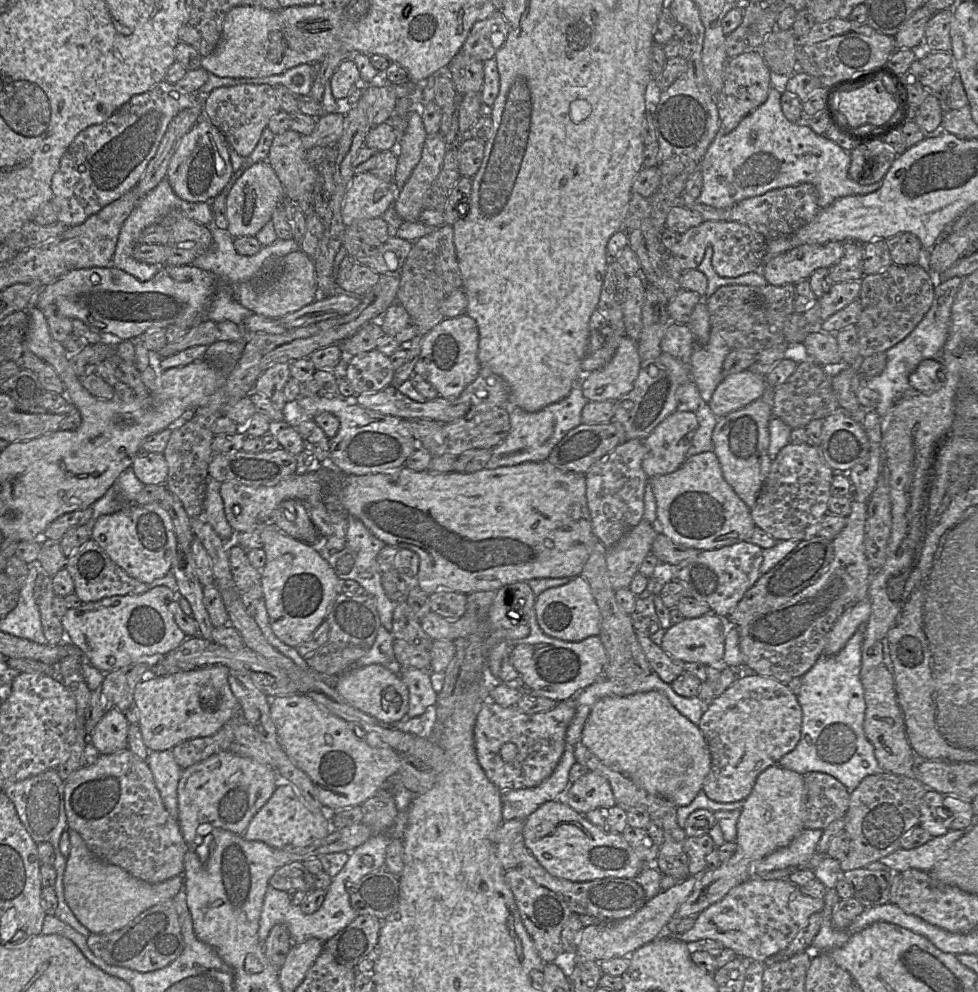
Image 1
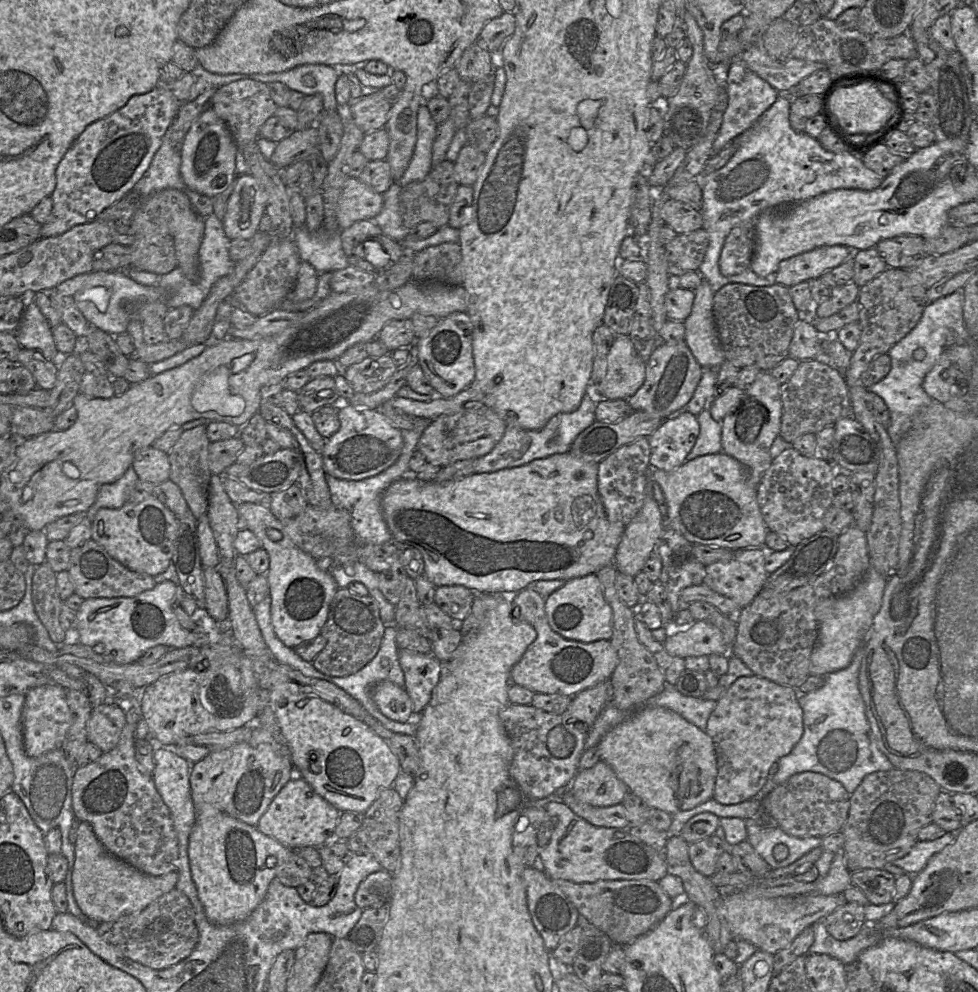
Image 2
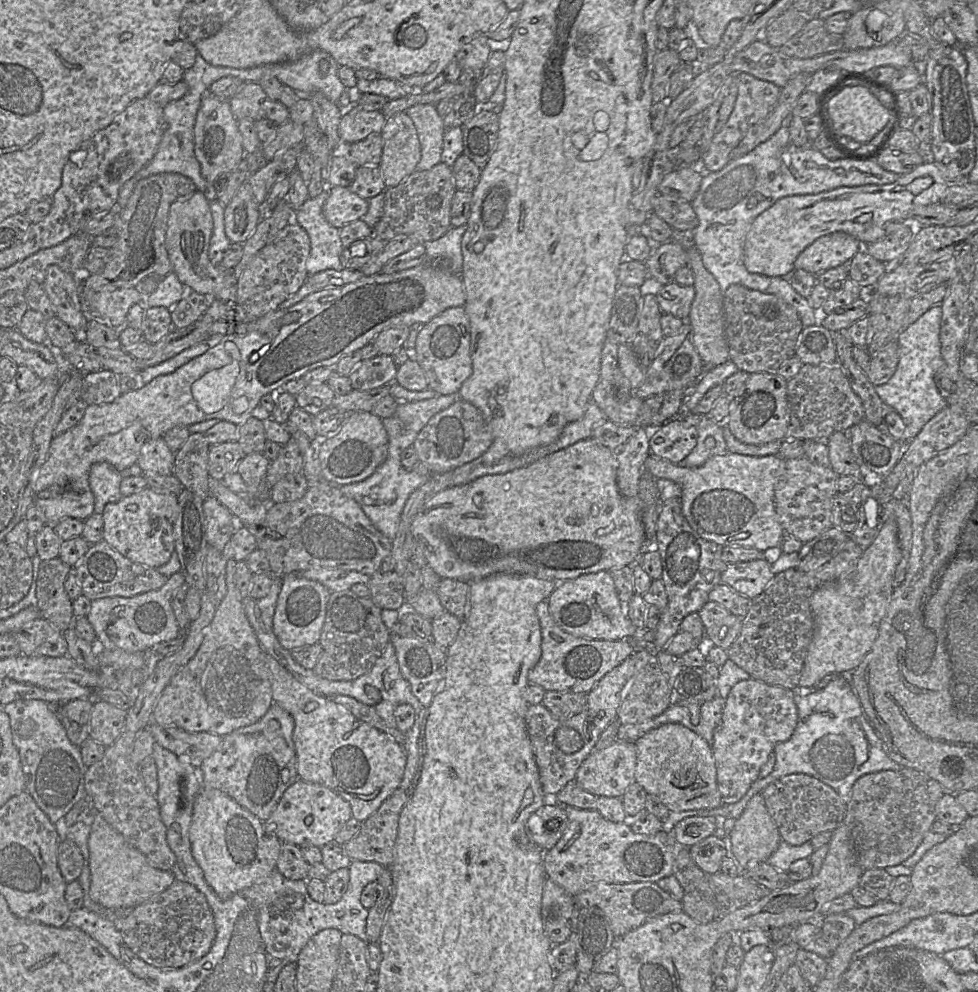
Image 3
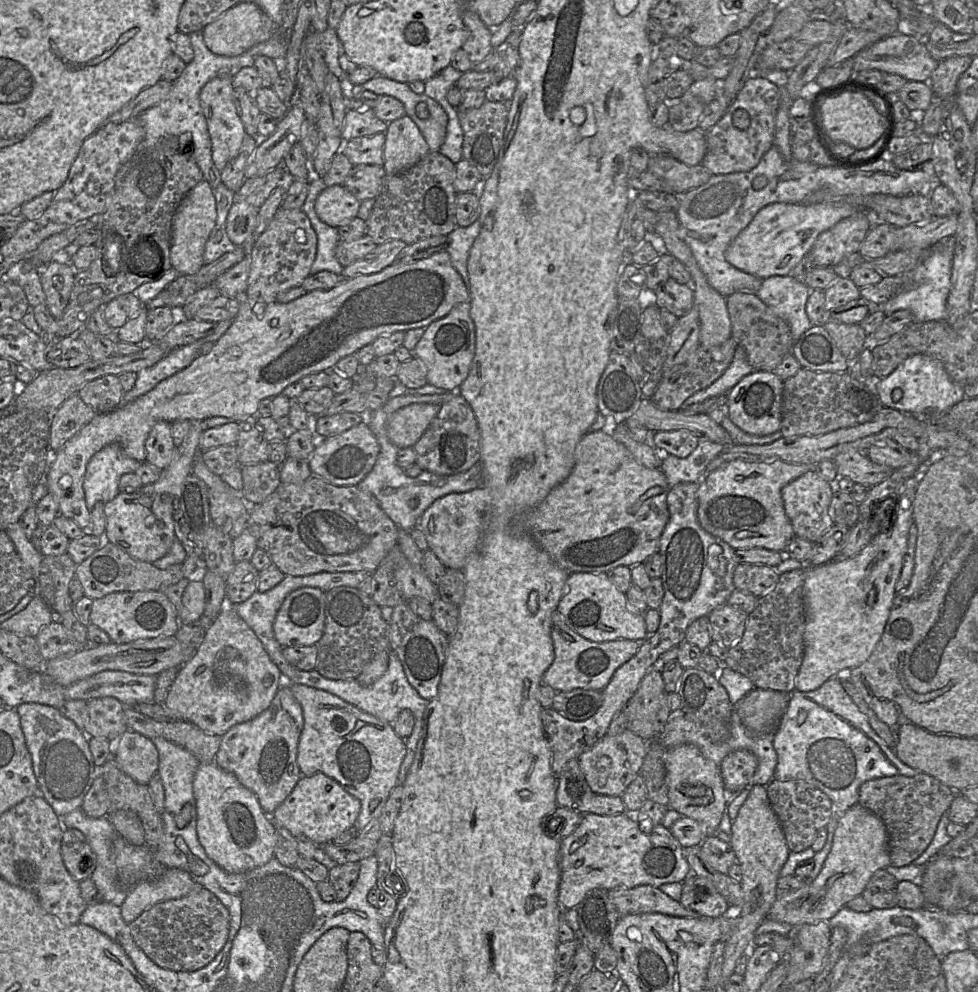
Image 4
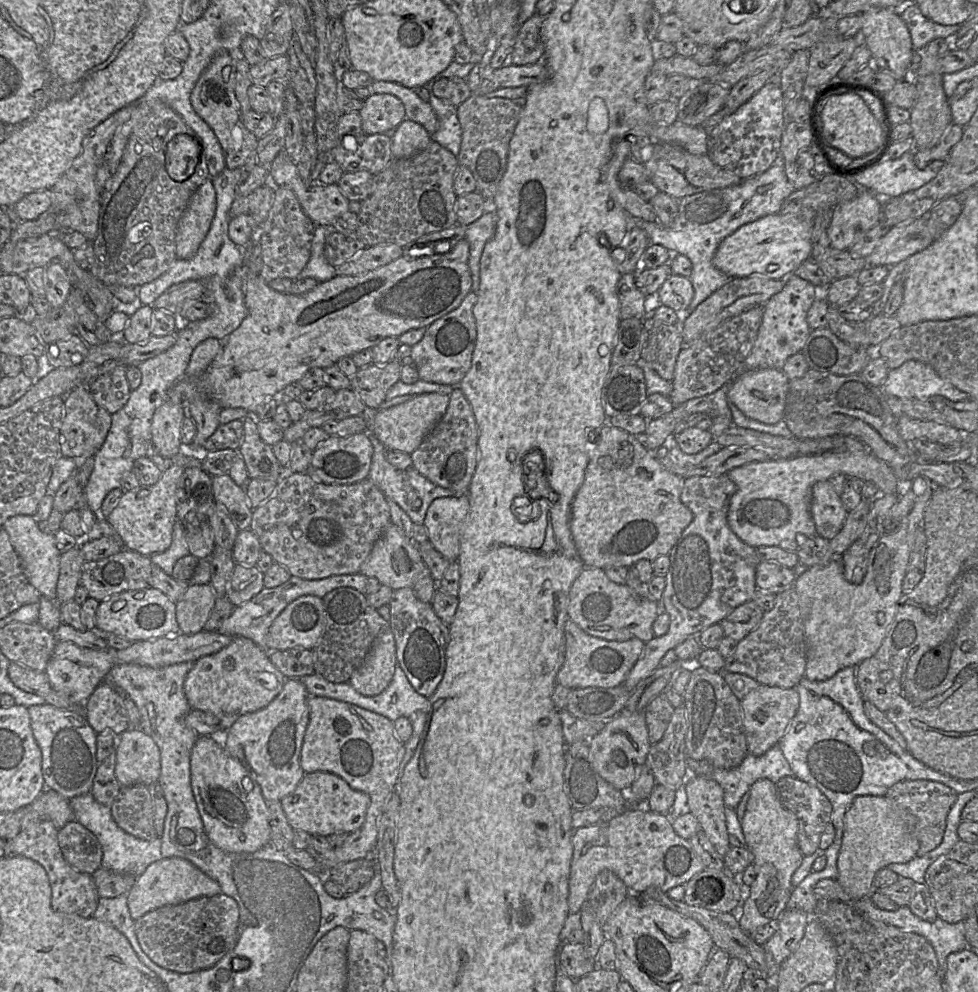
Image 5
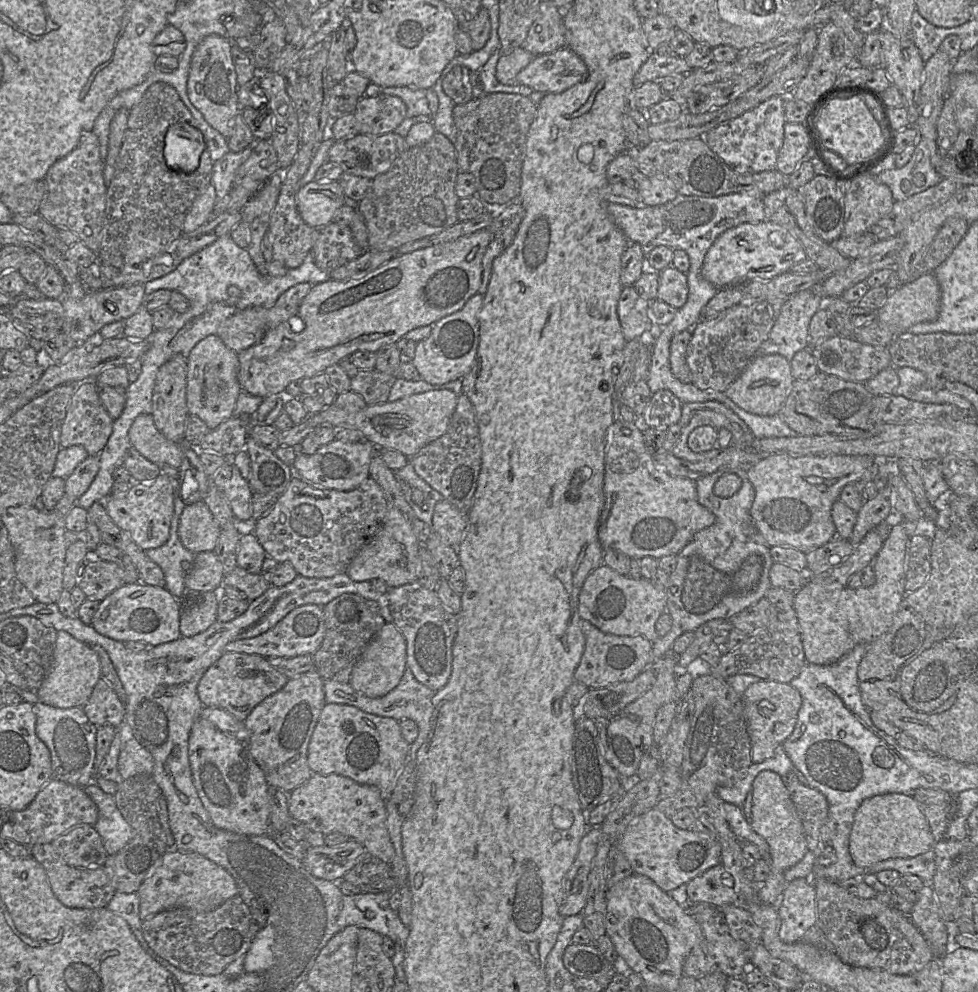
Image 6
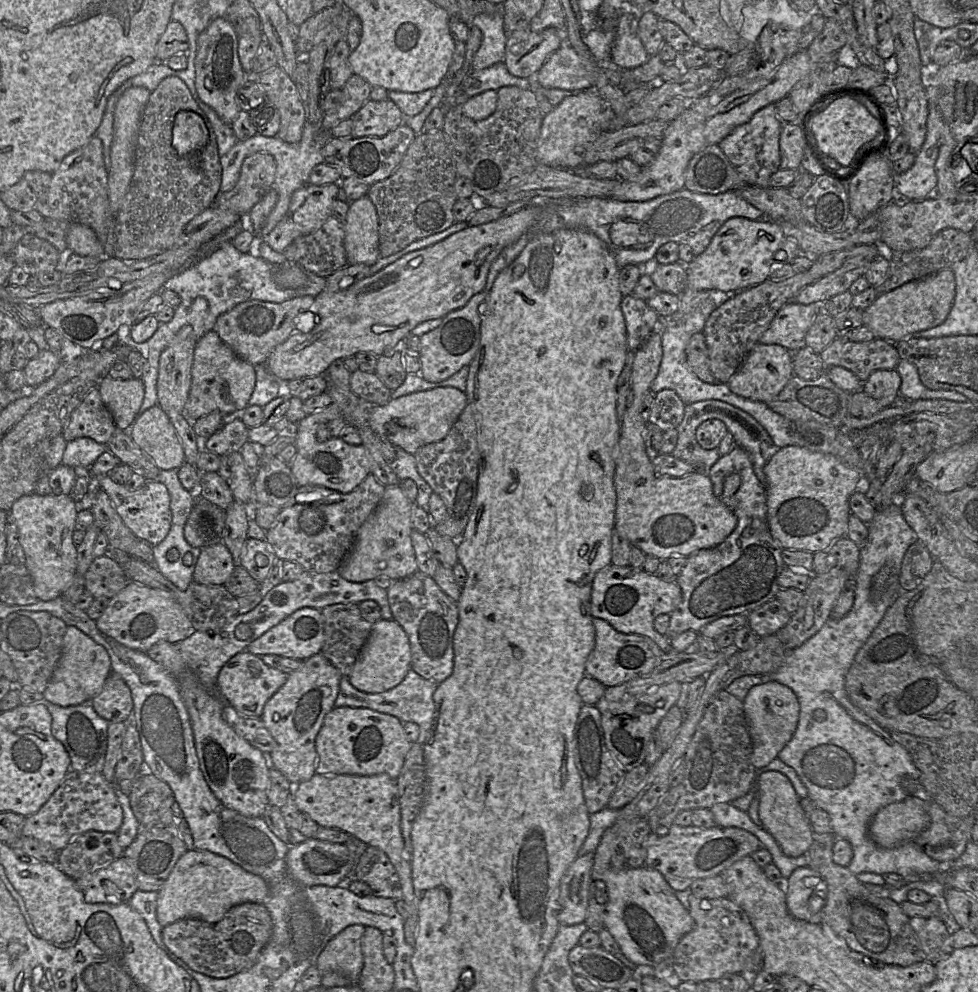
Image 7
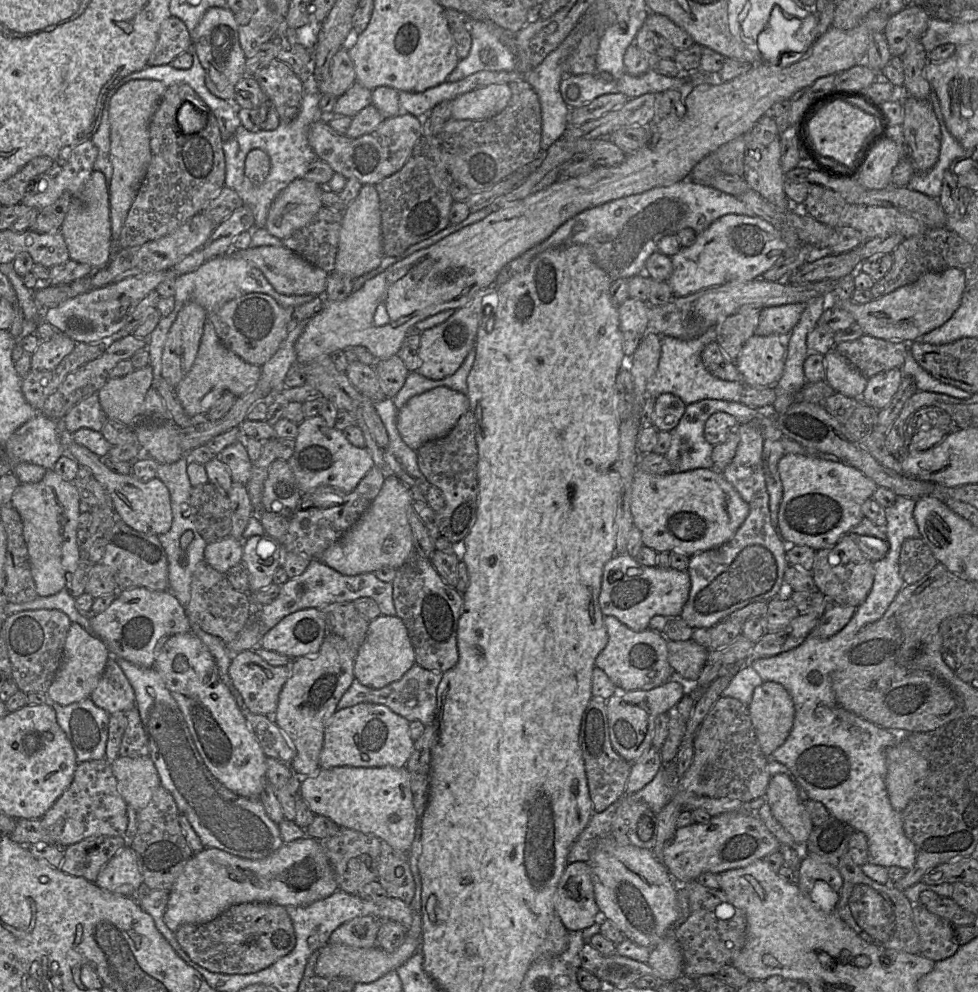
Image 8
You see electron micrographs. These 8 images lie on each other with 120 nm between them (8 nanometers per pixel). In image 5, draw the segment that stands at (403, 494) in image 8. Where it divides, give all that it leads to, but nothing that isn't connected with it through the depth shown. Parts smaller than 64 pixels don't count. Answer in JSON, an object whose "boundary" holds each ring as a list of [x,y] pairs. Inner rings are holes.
{"boundary":[[[390,523],[382,535],[375,541],[359,573],[367,578],[376,578],[381,585],[388,586],[395,591],[402,588],[411,588],[425,566],[419,553],[418,544],[405,536],[397,526]]]}

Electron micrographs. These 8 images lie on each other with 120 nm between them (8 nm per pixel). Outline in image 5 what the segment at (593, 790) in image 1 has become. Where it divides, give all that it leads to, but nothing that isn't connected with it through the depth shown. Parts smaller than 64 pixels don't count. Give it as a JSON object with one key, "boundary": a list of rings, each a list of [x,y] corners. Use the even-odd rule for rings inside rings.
{"boundary":[[[620,712],[605,722],[602,729],[588,740],[589,755],[597,773],[618,790],[628,790],[645,763],[650,749],[644,712]]]}

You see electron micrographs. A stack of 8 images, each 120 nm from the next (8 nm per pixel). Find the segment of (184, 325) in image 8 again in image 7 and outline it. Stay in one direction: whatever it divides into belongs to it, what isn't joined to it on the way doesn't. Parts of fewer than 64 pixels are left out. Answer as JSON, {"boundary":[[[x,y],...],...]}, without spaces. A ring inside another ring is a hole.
{"boundary":[[[185,325],[160,355],[157,405],[167,415],[184,413],[191,386],[196,342],[192,326]]]}

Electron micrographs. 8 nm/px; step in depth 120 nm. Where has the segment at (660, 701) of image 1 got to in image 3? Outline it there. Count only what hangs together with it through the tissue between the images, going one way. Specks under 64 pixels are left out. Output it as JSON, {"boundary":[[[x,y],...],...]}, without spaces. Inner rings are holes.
{"boundary":[[[667,723],[650,730],[634,744],[637,750],[634,781],[641,785],[647,794],[657,796],[671,812],[714,809],[722,805],[712,747],[704,738],[681,724]]]}

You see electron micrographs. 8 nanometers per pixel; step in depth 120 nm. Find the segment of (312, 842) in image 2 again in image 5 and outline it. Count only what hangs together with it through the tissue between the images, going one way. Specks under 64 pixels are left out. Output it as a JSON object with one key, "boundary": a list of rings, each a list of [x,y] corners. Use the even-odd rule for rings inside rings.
{"boundary":[[[330,772],[305,773],[295,790],[281,801],[283,811],[293,830],[328,837],[337,832],[352,833],[365,821],[370,797],[354,790],[340,776]]]}

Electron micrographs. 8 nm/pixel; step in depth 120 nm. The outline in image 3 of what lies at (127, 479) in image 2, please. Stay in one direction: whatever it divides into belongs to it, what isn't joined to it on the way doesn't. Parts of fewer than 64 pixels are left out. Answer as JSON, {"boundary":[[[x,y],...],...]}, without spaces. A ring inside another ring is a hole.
{"boundary":[[[107,462],[94,463],[89,473],[89,485],[94,495],[94,513],[102,513],[107,503],[117,502],[123,497],[120,484],[124,477],[142,474],[137,463],[123,471],[117,471]]]}

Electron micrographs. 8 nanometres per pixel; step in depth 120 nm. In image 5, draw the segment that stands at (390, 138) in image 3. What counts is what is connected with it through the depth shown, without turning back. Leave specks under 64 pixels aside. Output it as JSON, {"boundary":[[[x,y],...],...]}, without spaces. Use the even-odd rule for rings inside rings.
{"boundary":[[[404,119],[391,138],[393,159],[408,158],[425,149],[431,142],[431,135],[417,122]]]}

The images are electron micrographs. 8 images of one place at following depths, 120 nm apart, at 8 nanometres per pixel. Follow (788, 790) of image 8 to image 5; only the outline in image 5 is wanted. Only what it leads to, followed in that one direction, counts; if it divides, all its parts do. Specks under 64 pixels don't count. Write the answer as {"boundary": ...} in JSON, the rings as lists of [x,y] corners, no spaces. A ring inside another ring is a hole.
{"boundary":[[[767,778],[755,781],[750,787],[743,819],[740,821],[745,847],[753,854],[756,878],[750,885],[750,895],[743,905],[739,925],[750,934],[767,923],[775,923],[786,909],[792,894],[791,878],[801,865],[804,855],[798,846],[798,820],[794,813],[786,809],[779,798],[776,783]]]}

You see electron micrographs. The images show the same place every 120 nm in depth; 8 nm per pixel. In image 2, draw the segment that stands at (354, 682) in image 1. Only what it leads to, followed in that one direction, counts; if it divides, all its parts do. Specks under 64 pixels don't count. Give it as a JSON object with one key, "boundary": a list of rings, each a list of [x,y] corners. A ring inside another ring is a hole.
{"boundary":[[[381,681],[372,687],[371,697],[387,718],[399,723],[408,722],[413,703],[405,688],[390,681]]]}

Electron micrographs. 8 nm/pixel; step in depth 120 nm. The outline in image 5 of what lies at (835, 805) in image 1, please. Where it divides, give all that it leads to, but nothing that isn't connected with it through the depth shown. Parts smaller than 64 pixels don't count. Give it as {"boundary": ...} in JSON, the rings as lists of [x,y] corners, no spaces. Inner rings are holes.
{"boundary":[[[796,776],[782,777],[776,787],[782,805],[797,817],[797,839],[802,854],[813,854],[819,848],[825,827],[831,822],[831,802],[817,787]]]}

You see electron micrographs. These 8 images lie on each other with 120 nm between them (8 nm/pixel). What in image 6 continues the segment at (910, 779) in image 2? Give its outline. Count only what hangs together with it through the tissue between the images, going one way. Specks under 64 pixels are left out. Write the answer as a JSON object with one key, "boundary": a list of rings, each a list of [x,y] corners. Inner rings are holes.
{"boundary":[[[918,788],[912,797],[926,816],[935,841],[944,838],[952,816],[954,796],[943,789]]]}

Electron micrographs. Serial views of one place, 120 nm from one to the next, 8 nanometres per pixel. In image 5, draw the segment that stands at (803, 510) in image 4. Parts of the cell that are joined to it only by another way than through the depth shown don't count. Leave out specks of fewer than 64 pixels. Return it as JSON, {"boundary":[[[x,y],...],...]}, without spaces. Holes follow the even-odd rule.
{"boundary":[[[828,480],[814,484],[811,514],[820,537],[828,540],[834,538],[842,529],[848,513]]]}

